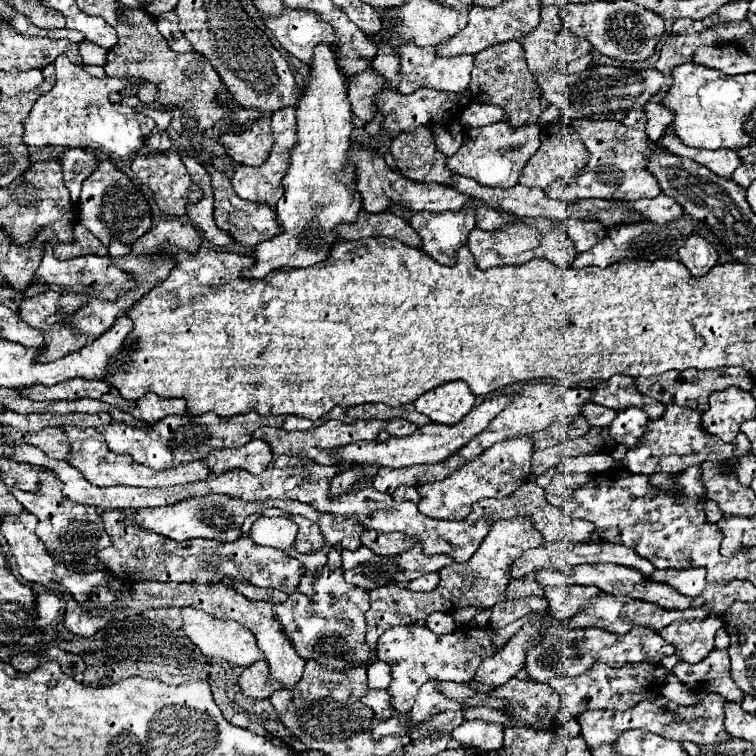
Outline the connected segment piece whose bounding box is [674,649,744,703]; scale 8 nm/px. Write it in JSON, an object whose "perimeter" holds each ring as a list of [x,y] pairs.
{"perimeter":[[[714,649],[714,653],[706,657],[706,661],[700,661],[696,665],[680,661],[674,667],[674,675],[696,691],[718,693],[726,701],[734,701],[734,703],[740,703],[744,699],[744,693],[738,689],[738,685],[734,685],[730,677],[728,651]]]}

